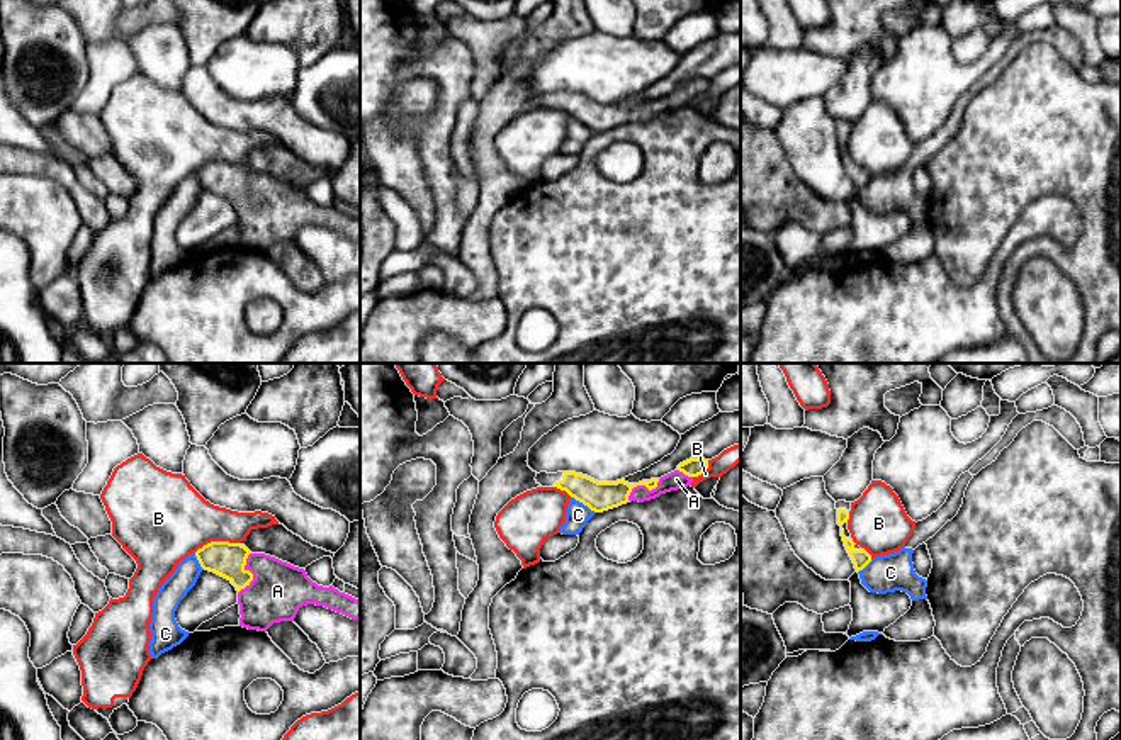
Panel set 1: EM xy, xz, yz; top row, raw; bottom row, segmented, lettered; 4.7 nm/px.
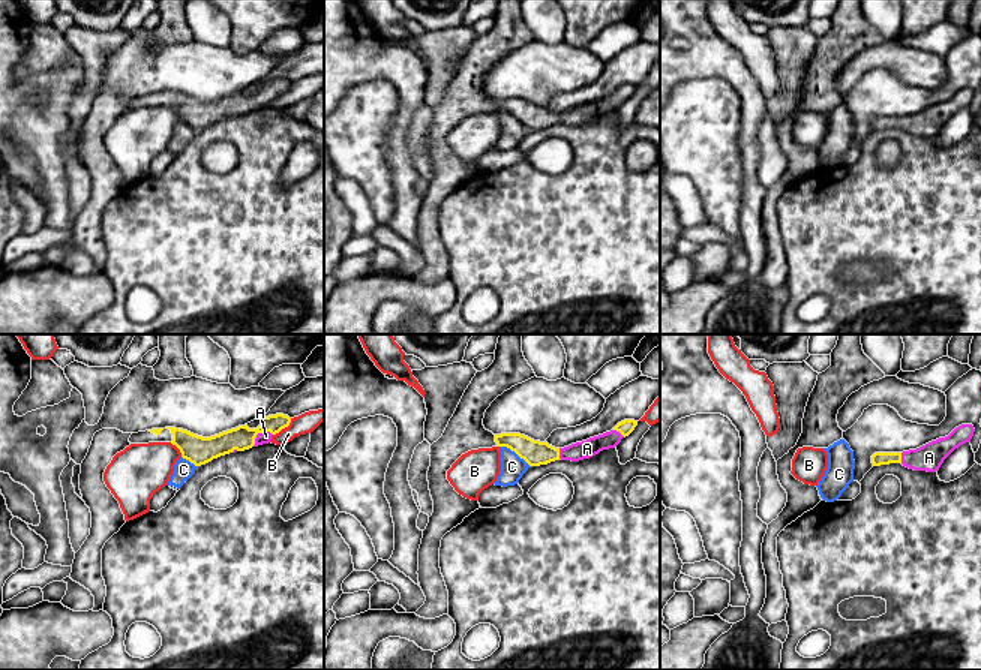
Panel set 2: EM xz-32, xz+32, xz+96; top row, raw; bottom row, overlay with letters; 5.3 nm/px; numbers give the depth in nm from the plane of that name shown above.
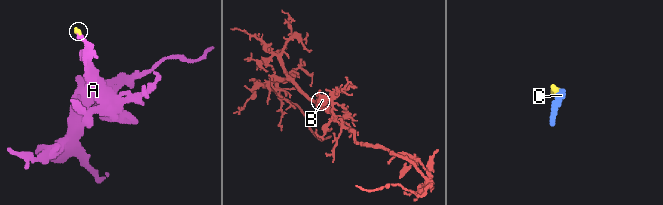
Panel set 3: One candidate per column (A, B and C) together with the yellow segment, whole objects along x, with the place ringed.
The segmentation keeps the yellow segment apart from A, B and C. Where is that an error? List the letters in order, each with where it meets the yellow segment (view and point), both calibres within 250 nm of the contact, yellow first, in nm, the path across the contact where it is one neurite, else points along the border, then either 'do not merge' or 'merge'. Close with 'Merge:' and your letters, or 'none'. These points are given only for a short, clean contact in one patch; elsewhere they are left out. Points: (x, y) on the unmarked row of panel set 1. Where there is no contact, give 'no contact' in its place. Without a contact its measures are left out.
A: contact xy (250, 192); calibres 160 and 260 nm; merge
B: contact xy (216, 162); calibres 160 and 380 nm; do not merge
C: contact xz (583, 123); calibres 140 and 120 nm; border xz (571, 116), (595, 131); do not merge
Merge: A

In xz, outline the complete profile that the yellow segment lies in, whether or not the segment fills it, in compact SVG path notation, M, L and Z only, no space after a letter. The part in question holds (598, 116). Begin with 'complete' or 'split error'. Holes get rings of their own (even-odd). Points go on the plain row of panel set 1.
split error; M690 78L678 88L661 98L628 104L623 98L617 102L598 102L588 95L576 92L537 93L535 100L542 107L557 107L571 117L583 122L594 132L603 132L632 121L651 121L661 114L691 105L693 98L708 88L708 80Z

